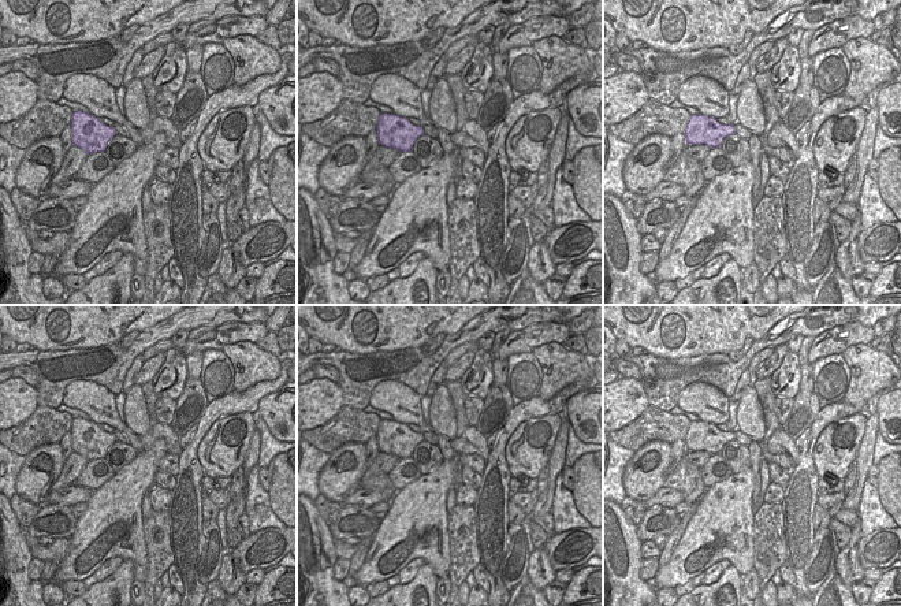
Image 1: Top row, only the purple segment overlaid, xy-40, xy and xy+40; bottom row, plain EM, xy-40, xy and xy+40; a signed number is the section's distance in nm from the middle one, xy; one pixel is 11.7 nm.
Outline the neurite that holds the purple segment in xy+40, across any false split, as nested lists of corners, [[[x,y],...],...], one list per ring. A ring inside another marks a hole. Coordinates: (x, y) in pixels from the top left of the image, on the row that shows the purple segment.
[[[690,115],[685,129],[686,145],[708,145],[710,148],[721,146],[722,141],[736,134],[734,124],[721,124],[715,118],[705,115]]]

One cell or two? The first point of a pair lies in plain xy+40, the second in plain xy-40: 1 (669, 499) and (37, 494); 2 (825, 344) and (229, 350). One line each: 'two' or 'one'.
1: two
2: two

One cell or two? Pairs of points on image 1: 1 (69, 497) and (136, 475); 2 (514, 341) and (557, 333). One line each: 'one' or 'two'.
1: two
2: one

